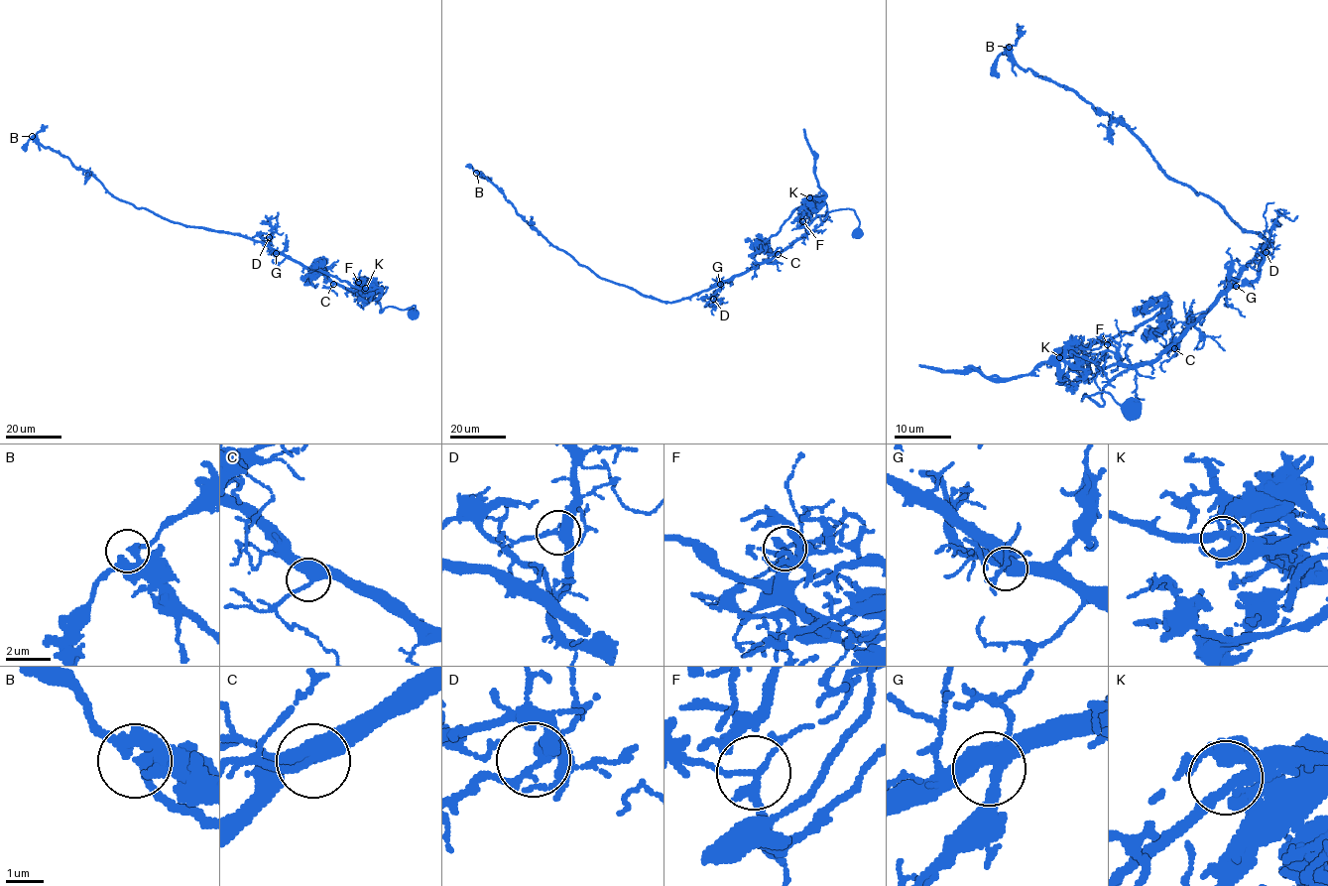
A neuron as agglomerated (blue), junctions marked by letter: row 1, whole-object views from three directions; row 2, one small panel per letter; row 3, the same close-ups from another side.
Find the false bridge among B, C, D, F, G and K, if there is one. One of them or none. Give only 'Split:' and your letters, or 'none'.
Split: F

